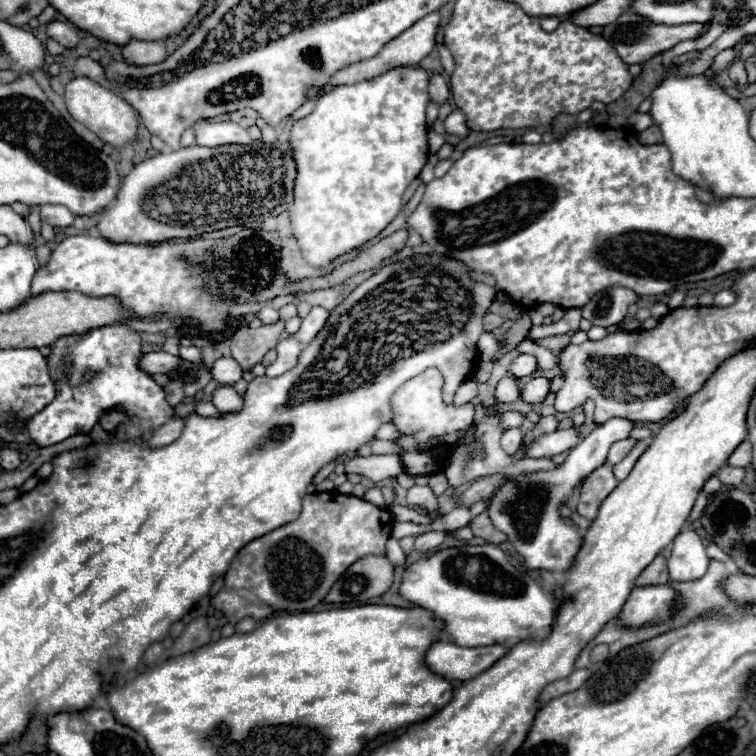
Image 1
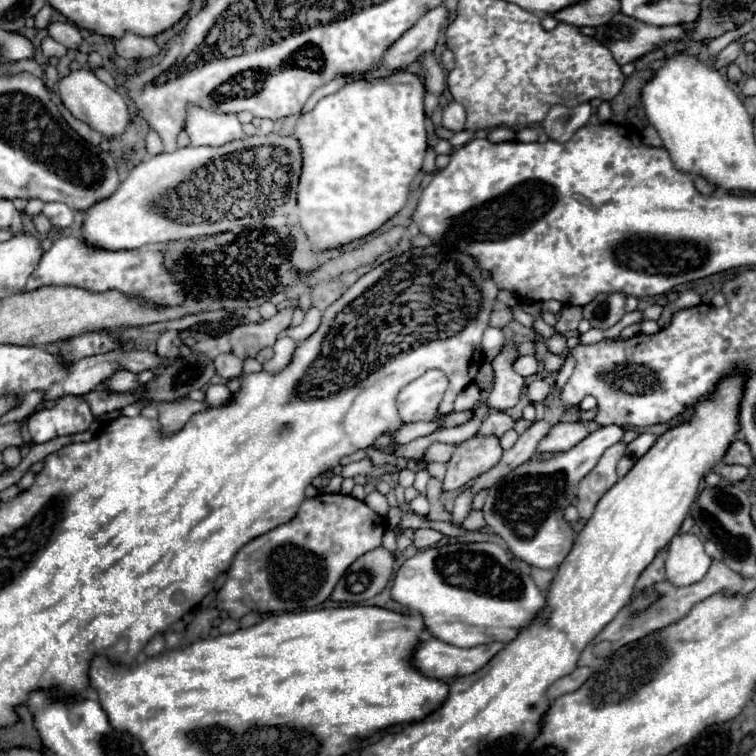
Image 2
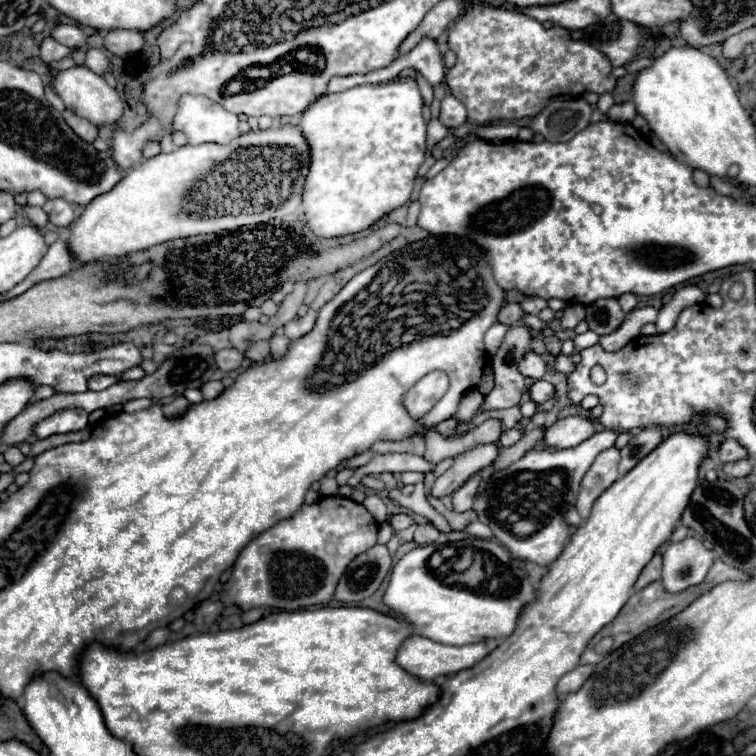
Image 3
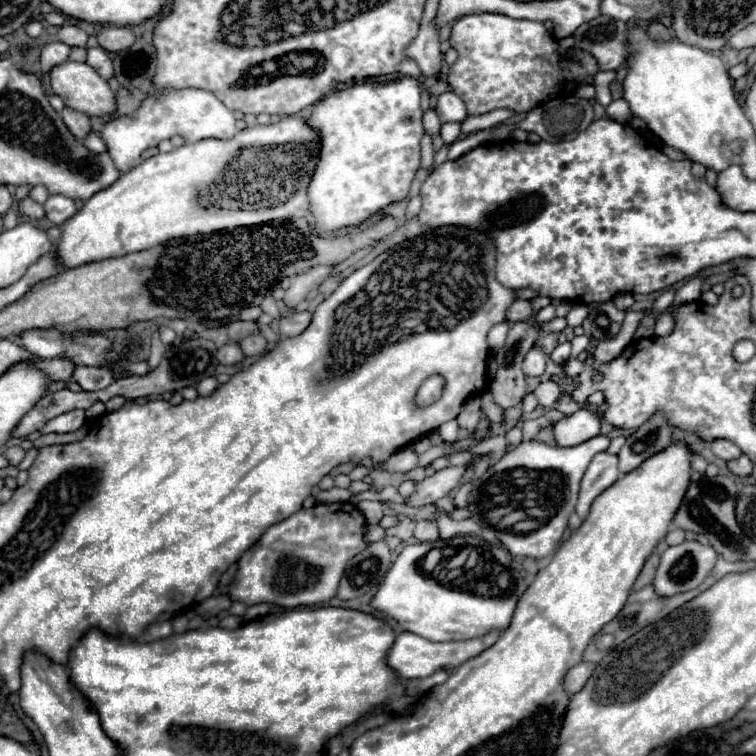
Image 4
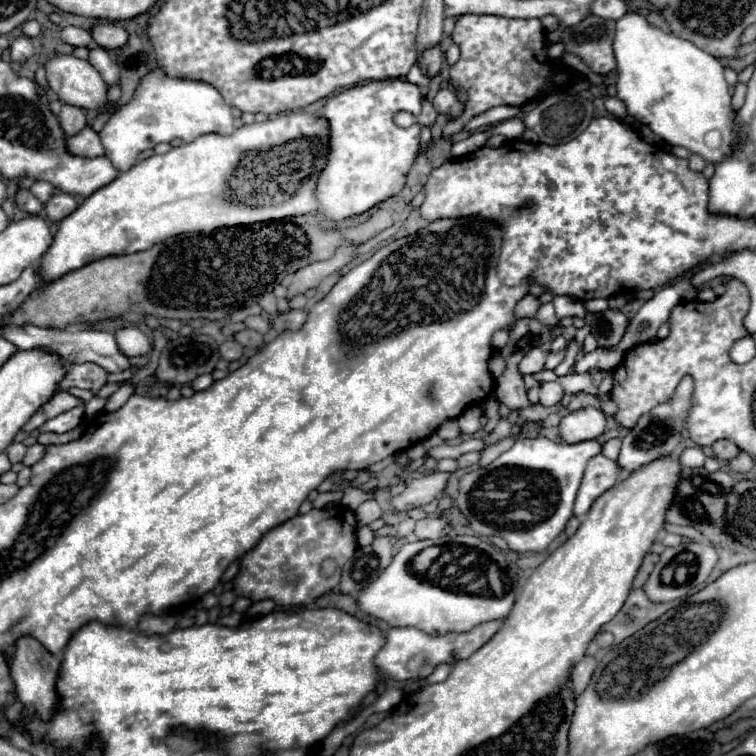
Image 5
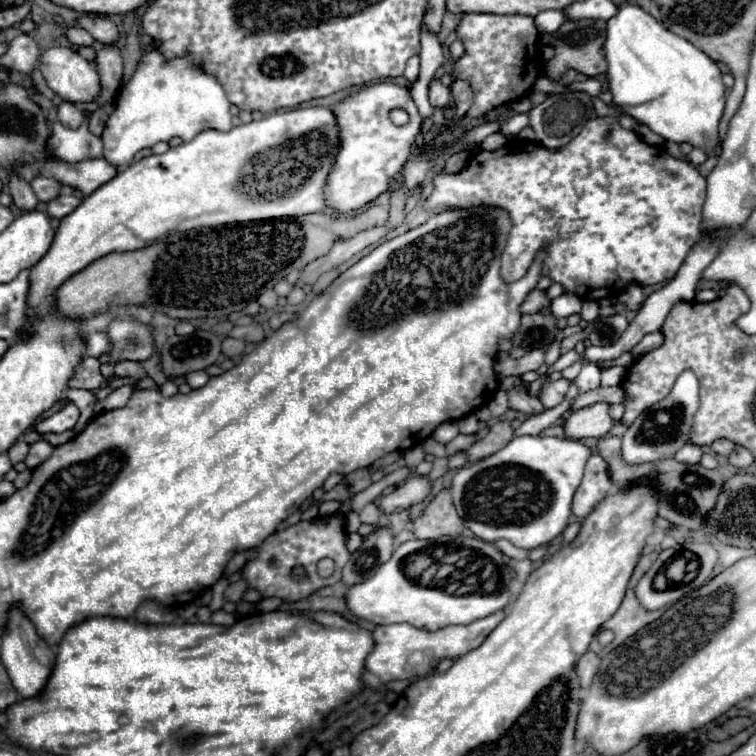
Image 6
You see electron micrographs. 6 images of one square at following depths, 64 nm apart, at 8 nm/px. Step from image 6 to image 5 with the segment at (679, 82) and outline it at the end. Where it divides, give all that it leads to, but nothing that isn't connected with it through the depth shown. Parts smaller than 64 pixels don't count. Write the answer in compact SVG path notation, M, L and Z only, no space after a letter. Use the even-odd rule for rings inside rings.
M628 12L616 22L614 54L618 98L626 104L630 116L646 124L666 144L682 146L714 166L732 156L732 140L738 132L736 110L732 108L724 66L716 56L650 26L640 12ZM706 138L714 138L714 146Z

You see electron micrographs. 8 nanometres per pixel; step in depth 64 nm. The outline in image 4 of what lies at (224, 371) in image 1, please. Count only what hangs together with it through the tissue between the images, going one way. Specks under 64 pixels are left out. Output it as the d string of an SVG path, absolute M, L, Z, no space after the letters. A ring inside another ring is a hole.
M224 344L224 346L218 350L216 358L218 358L218 362L220 362L222 366L234 366L234 364L242 362L244 356L242 356L242 350L240 350L238 344Z

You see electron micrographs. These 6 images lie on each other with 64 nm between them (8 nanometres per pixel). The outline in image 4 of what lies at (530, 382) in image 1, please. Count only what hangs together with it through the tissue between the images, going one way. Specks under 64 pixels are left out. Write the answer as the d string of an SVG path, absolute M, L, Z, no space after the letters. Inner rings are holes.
M540 382L534 390L534 396L538 398L538 404L554 406L560 398L560 388L556 382Z

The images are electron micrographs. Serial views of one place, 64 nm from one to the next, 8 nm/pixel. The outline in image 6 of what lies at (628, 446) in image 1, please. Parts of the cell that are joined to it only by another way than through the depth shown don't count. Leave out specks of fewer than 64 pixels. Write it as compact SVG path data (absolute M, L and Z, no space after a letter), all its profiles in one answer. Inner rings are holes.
M594 452L586 462L582 484L574 494L572 514L576 518L586 518L592 512L592 508L612 492L616 492L616 486L608 476L608 464L604 464L604 458L598 452Z

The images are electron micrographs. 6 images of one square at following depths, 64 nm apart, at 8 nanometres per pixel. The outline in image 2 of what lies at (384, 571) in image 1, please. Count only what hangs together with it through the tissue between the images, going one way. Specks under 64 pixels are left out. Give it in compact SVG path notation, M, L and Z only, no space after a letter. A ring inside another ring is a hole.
M376 548L360 556L340 578L330 600L360 604L380 594L392 576L394 558L386 548Z

